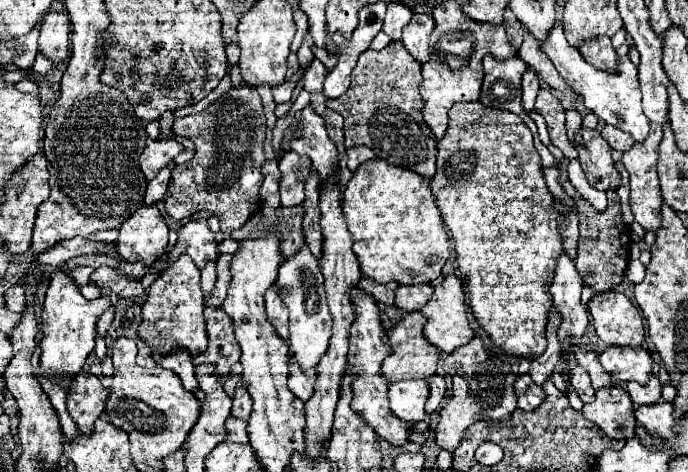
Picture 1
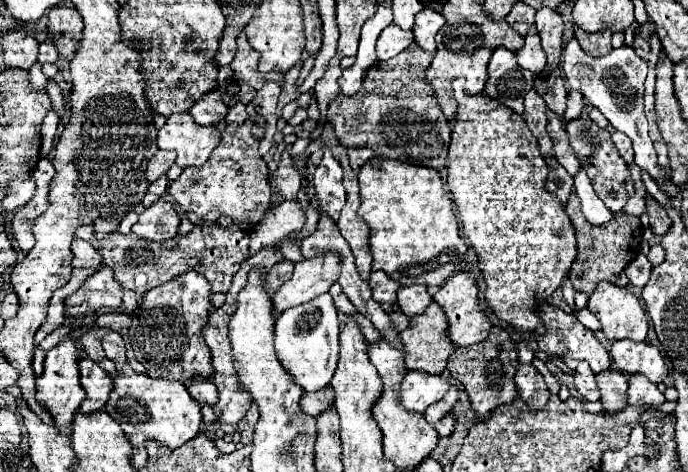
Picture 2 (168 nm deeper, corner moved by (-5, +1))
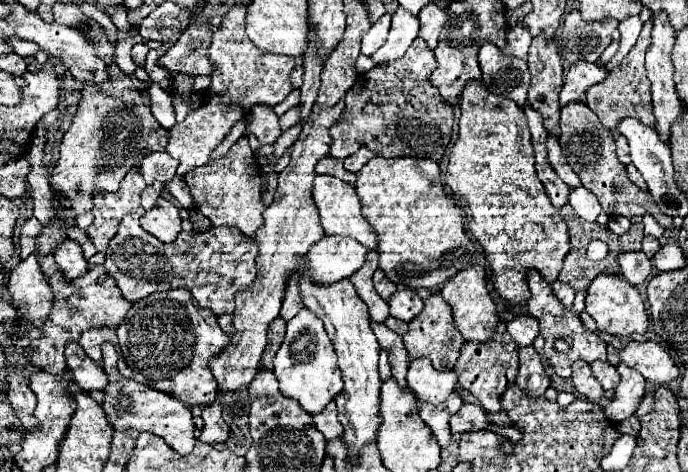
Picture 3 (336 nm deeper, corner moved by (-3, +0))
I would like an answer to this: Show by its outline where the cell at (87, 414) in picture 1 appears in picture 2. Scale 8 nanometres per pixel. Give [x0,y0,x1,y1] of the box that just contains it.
[79,357,111,413]

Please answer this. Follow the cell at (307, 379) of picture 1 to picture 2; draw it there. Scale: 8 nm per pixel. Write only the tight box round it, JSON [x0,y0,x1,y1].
[301,387,333,417]

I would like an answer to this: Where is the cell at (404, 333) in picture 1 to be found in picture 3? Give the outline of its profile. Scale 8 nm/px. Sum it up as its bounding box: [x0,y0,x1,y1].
[403,292,463,370]

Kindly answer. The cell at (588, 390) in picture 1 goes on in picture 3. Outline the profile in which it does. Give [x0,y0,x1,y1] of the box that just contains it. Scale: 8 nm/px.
[571,360,603,402]

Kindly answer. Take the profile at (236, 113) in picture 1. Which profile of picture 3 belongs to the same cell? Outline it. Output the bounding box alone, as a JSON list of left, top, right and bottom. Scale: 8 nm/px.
[185,136,263,238]

